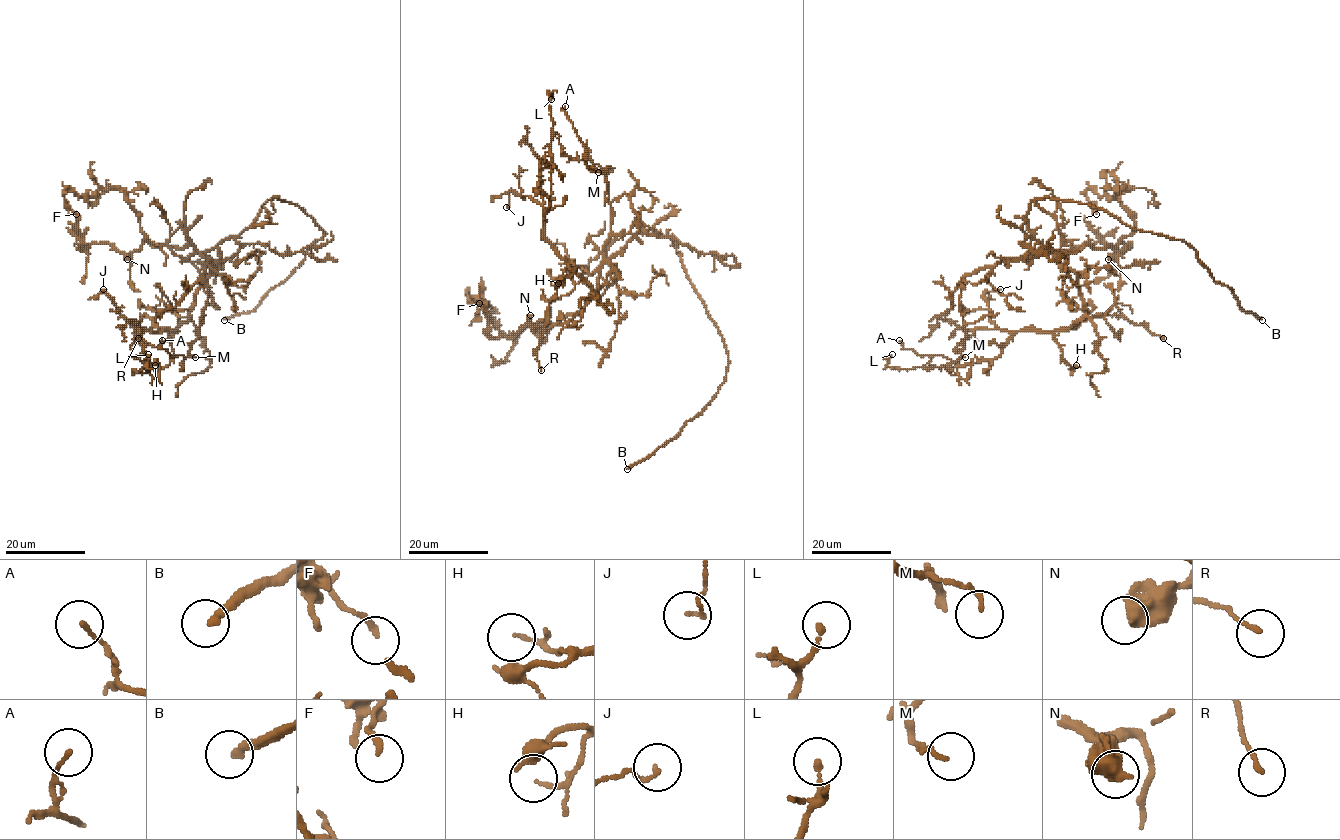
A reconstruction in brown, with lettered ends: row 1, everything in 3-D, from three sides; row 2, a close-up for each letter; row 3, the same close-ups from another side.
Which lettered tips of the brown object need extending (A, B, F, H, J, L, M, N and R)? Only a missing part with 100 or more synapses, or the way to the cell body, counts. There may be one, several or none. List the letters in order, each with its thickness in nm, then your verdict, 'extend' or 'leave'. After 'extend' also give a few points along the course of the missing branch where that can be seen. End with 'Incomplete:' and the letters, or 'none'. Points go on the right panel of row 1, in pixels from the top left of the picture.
A: calibre 110 nm; leave
B: calibre 240 nm; extend; course (1262, 320), (1271, 323), (1289, 341), (1303, 367), (1323, 378)
F: calibre 190 nm; leave
H: calibre 60 nm; leave
J: calibre 120 nm; leave
L: calibre 180 nm; leave
M: calibre 120 nm; leave
N: calibre 700 nm; leave
R: calibre 130 nm; leave
Incomplete: B

